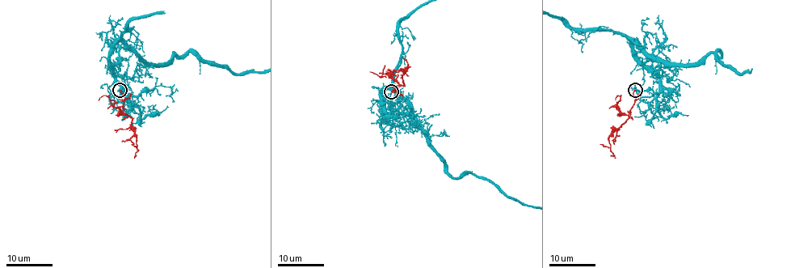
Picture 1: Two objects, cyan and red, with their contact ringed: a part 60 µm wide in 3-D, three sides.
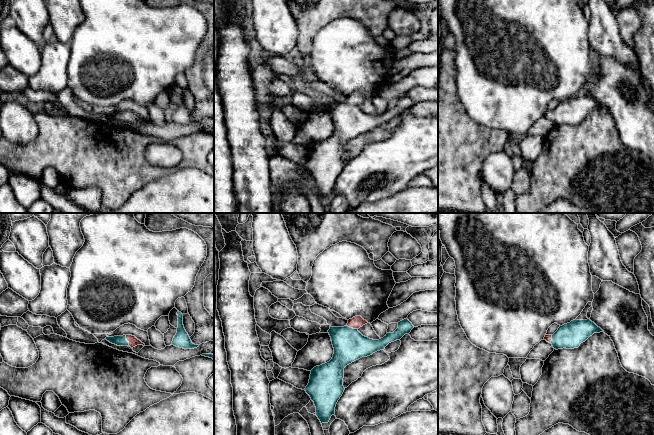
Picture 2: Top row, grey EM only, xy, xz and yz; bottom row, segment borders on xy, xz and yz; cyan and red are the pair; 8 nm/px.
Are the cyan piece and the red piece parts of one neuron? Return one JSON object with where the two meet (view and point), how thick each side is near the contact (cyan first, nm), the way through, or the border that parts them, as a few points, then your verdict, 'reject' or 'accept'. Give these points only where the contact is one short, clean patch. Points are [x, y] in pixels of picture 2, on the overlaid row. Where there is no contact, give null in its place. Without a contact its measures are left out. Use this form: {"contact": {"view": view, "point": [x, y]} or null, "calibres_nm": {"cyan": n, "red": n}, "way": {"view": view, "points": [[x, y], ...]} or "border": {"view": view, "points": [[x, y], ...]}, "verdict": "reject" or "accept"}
{"contact": {"view": "xy", "point": [127, 341]}, "calibres_nm": {"cyan": 80, "red": 80}, "way": {"view": "xy", "points": [[117, 340], [127, 341], [133, 341]]}, "verdict": "accept"}

